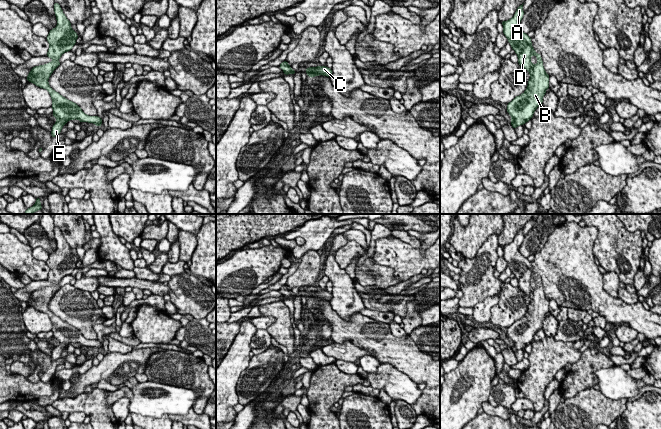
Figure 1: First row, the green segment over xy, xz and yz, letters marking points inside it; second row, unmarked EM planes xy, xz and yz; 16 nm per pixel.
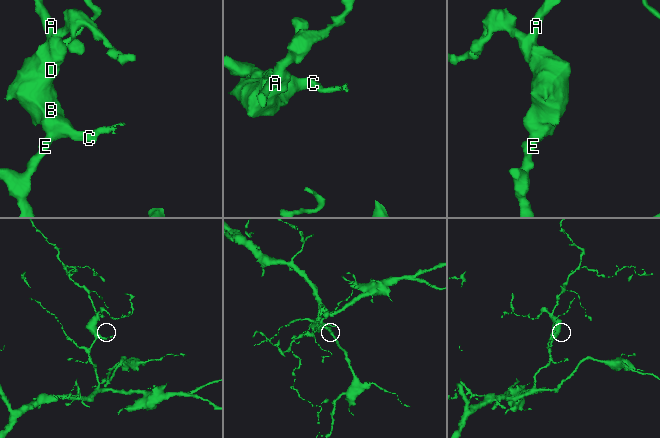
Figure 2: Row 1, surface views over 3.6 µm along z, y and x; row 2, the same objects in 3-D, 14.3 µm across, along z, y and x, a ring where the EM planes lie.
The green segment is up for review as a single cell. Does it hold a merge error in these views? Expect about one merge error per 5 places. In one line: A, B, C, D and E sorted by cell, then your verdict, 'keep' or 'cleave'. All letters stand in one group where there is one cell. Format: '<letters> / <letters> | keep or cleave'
A B C D E | keep

